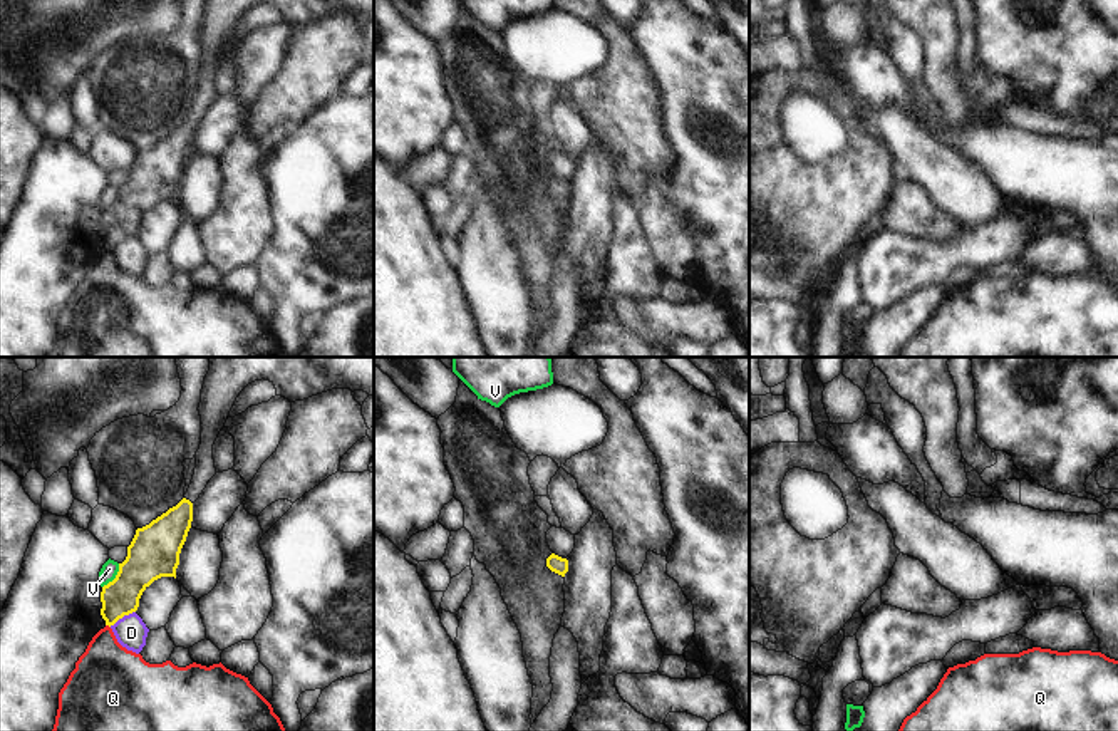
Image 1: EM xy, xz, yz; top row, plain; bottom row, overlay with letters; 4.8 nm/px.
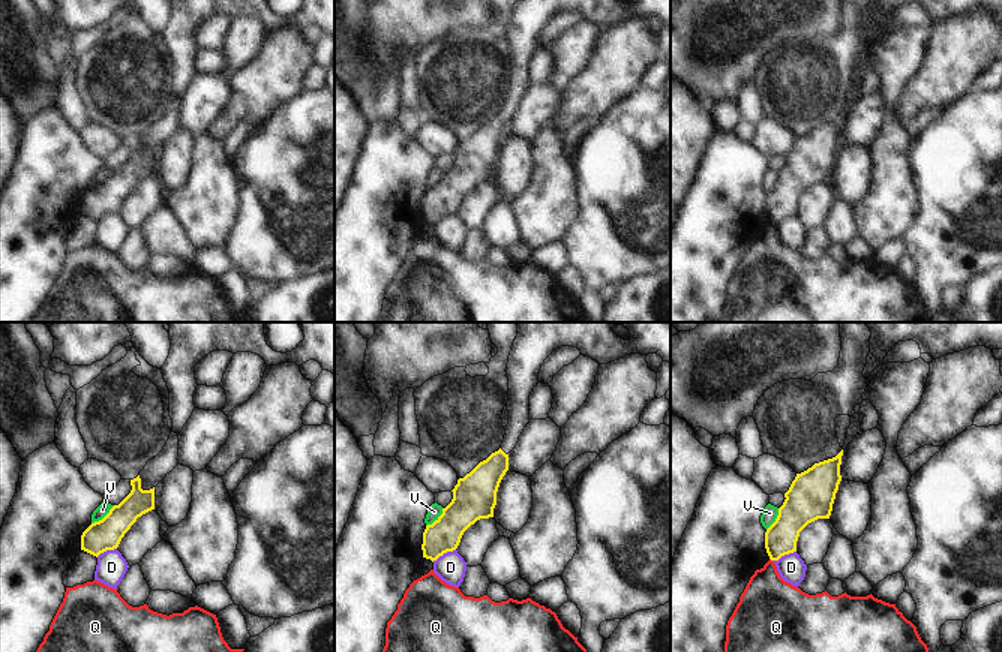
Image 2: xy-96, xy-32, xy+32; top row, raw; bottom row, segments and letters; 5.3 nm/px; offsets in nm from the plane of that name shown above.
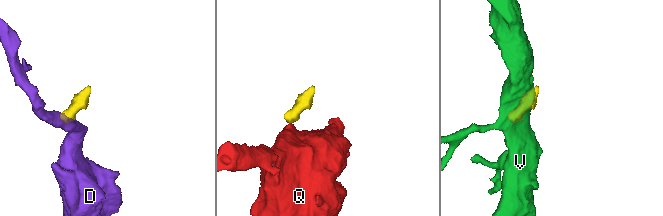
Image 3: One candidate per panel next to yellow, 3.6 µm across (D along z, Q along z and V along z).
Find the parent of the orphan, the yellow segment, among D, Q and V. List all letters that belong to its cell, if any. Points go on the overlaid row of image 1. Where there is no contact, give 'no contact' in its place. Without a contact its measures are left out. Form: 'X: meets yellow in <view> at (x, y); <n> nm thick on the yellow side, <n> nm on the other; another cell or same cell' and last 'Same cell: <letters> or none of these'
D: meets yellow in xy at (121, 617); 180 nm thick on the yellow side, 150 nm on the other; another cell
Q: meets yellow in xy at (108, 624); 180 nm thick on the yellow side, 320 nm on the other; another cell
V: meets yellow in xy at (116, 577); 240 nm thick on the yellow side, 80 nm on the other; another cell
Same cell: none of these

